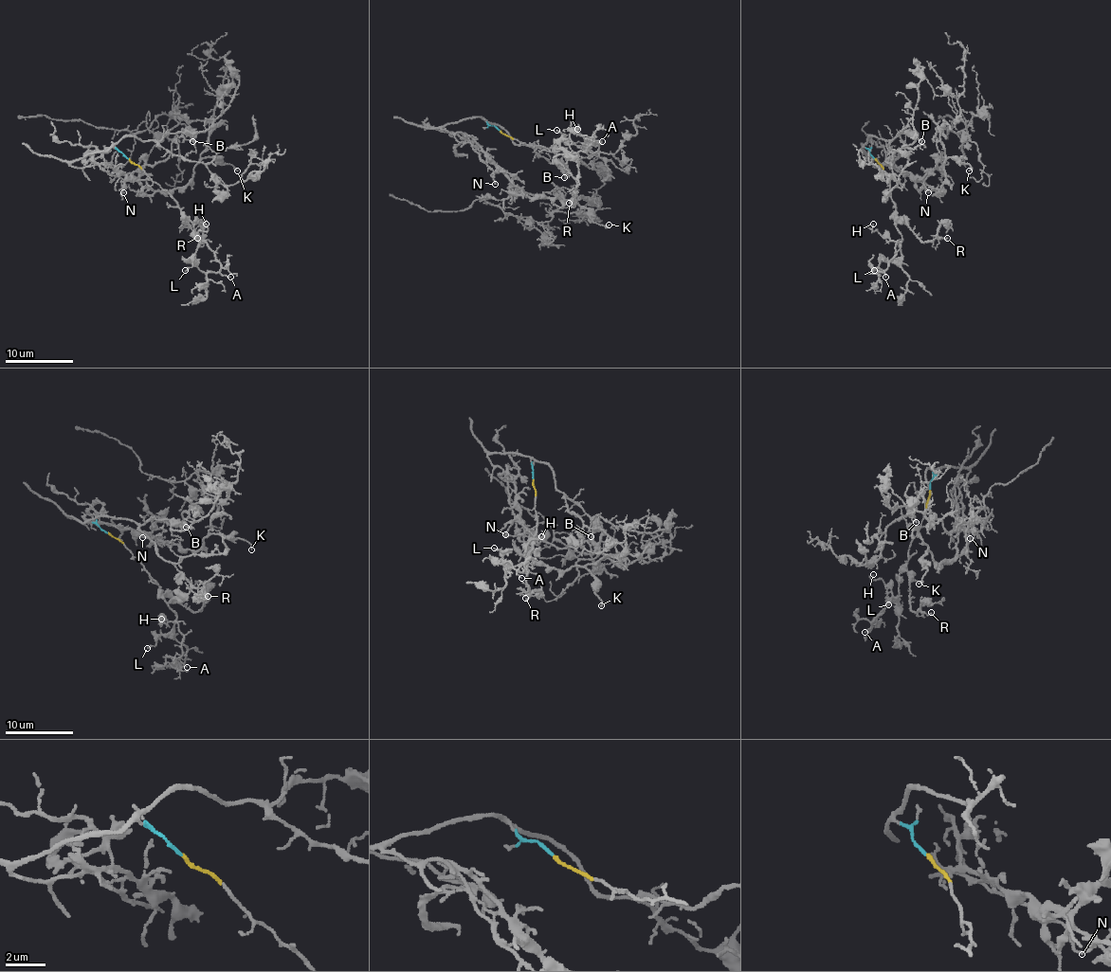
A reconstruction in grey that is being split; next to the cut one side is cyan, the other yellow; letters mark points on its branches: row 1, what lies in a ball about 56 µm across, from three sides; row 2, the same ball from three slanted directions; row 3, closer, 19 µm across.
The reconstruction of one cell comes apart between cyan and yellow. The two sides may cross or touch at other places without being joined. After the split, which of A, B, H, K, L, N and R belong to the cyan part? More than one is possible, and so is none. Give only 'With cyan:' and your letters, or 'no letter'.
With cyan: B, K, N

